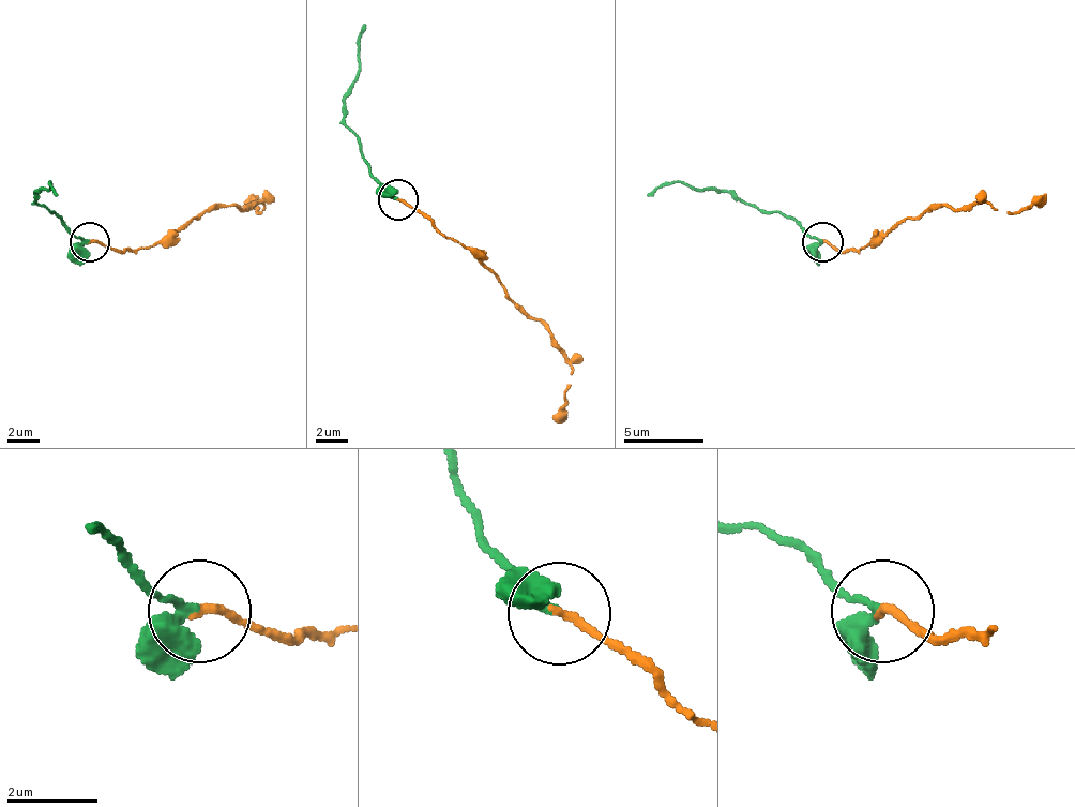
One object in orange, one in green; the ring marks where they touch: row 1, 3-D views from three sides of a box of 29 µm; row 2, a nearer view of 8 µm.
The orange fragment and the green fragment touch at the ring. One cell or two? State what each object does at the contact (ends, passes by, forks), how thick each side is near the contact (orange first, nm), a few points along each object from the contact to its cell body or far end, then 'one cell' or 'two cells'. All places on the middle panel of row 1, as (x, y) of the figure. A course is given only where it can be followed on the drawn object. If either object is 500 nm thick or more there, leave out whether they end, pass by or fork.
orange ends there; green passes by; 180 nm thick on the orange side, 240 nm on the other; orange runs (398, 200), (427, 212), (544, 325), (551, 345), (563, 357), (572, 386), (563, 398), (560, 422); green runs (398, 196), (371, 173), (359, 136), (346, 120), (359, 56), (359, 35), (366, 24); one cell

